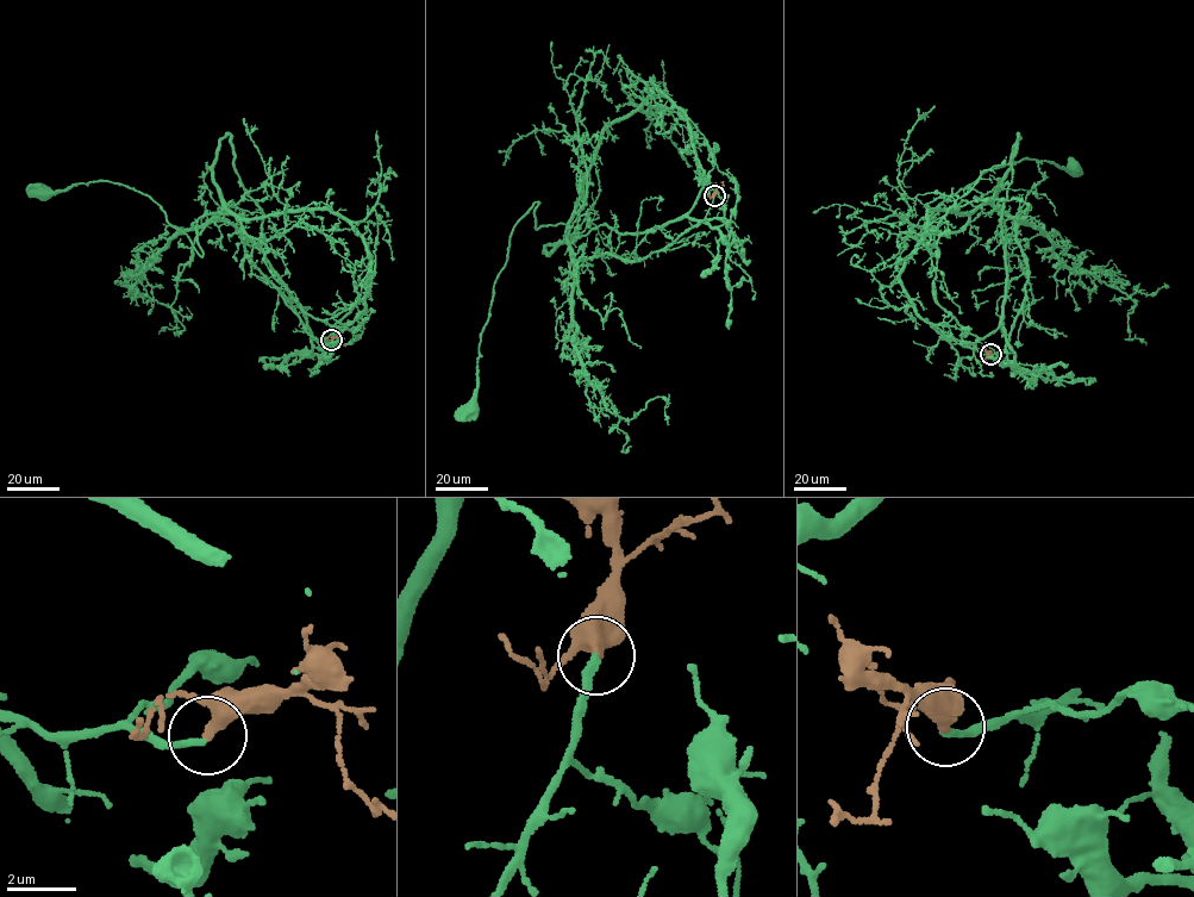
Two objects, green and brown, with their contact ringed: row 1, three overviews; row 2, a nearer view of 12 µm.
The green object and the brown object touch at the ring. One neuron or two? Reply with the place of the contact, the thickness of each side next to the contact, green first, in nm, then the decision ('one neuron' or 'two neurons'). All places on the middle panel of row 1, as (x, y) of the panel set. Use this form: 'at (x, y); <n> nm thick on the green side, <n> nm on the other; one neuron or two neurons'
at (714, 195); 220 nm thick on the green side, 320 nm on the other; one neuron

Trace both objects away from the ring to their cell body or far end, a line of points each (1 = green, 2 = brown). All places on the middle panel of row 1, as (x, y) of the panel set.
1: (713, 197), (706, 218), (633, 261), (574, 257), (566, 224), (537, 229), (535, 203), (493, 287), (472, 410)
2: (714, 197), (721, 182)

